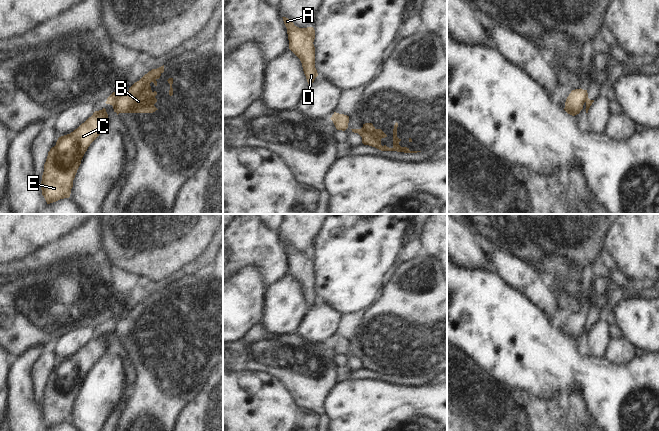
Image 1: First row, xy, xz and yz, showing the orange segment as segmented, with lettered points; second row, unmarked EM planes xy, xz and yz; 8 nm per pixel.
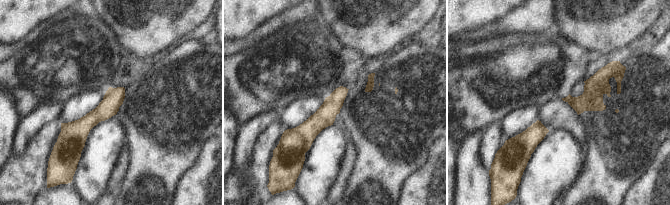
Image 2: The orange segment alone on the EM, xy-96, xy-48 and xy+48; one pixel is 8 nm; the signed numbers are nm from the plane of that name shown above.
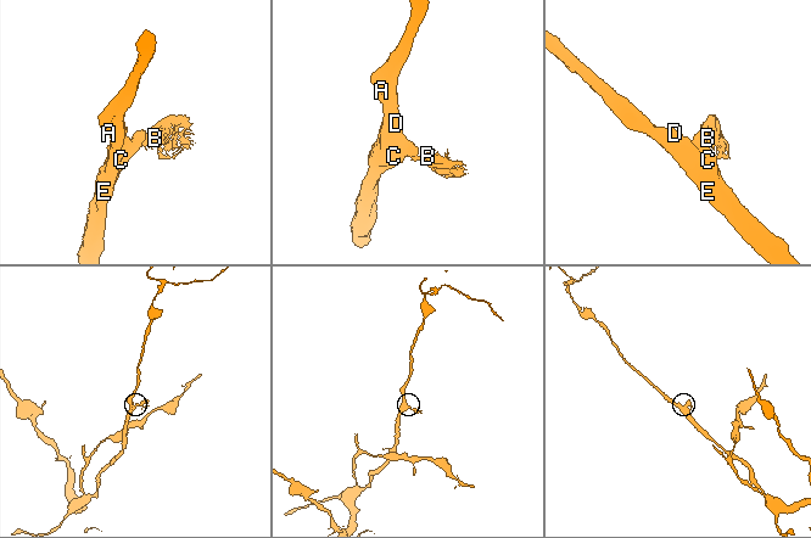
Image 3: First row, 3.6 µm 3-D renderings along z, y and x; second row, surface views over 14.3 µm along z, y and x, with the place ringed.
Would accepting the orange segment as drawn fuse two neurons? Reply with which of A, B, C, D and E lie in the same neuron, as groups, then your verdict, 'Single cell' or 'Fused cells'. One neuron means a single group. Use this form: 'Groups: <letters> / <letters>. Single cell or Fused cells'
Groups: A C D E / B. Fused cells

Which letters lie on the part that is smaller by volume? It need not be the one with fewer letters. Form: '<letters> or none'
B

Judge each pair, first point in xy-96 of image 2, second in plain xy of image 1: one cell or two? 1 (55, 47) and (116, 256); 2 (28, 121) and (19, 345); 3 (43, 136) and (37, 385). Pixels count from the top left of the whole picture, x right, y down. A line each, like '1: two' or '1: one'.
1: two
2: two
3: one

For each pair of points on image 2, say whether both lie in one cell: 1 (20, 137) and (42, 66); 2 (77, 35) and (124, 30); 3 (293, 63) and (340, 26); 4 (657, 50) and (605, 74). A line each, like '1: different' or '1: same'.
1: different
2: different
3: different
4: different

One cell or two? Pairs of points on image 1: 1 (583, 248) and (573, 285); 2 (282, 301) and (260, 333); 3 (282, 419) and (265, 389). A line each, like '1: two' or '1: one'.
1: two
2: two
3: one

